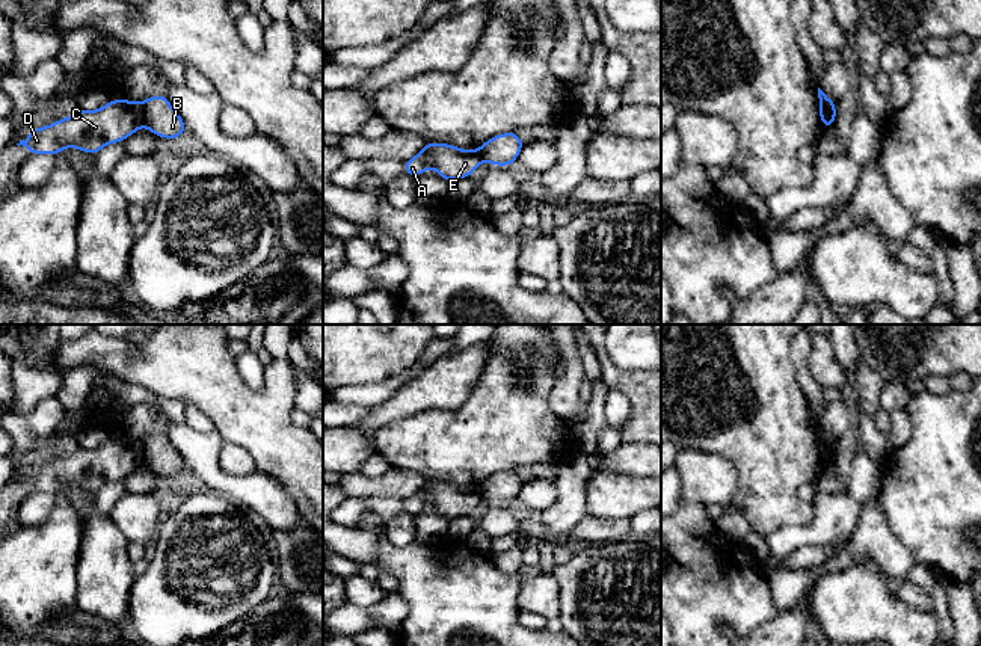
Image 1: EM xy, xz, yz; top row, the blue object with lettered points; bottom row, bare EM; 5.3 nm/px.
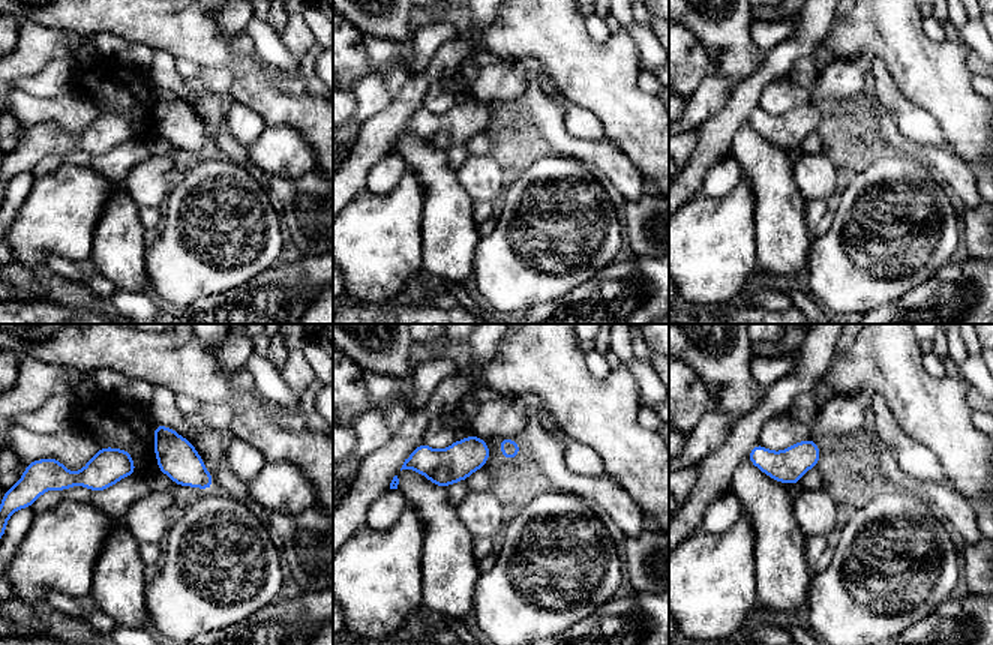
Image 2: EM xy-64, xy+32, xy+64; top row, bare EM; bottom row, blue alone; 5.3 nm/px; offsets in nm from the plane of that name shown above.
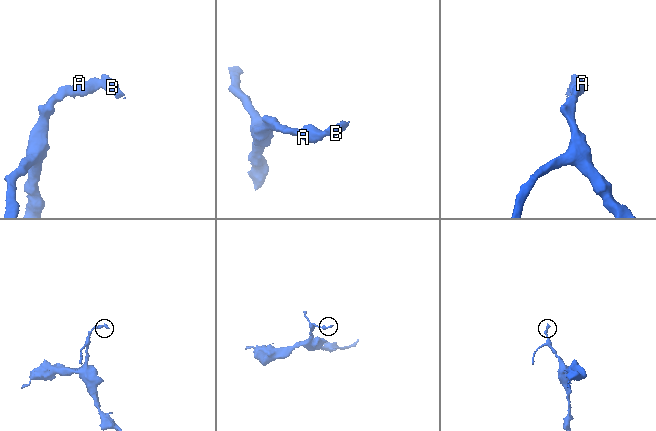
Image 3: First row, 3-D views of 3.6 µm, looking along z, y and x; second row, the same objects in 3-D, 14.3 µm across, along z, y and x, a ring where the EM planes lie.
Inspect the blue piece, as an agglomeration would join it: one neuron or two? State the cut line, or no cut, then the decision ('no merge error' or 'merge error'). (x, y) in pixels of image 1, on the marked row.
cut xy (139, 103), (145, 123); merge error

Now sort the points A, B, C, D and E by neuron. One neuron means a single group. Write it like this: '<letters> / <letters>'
A C D E / B

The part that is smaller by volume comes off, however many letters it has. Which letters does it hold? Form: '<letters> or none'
B

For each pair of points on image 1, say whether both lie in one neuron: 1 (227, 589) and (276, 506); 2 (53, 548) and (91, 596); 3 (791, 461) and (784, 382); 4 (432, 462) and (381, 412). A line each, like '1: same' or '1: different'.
1: different
2: different
3: same
4: different

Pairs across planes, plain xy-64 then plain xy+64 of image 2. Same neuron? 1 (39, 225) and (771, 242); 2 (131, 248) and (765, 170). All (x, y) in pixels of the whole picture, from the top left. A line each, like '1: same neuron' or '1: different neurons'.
1: different neurons
2: same neuron

